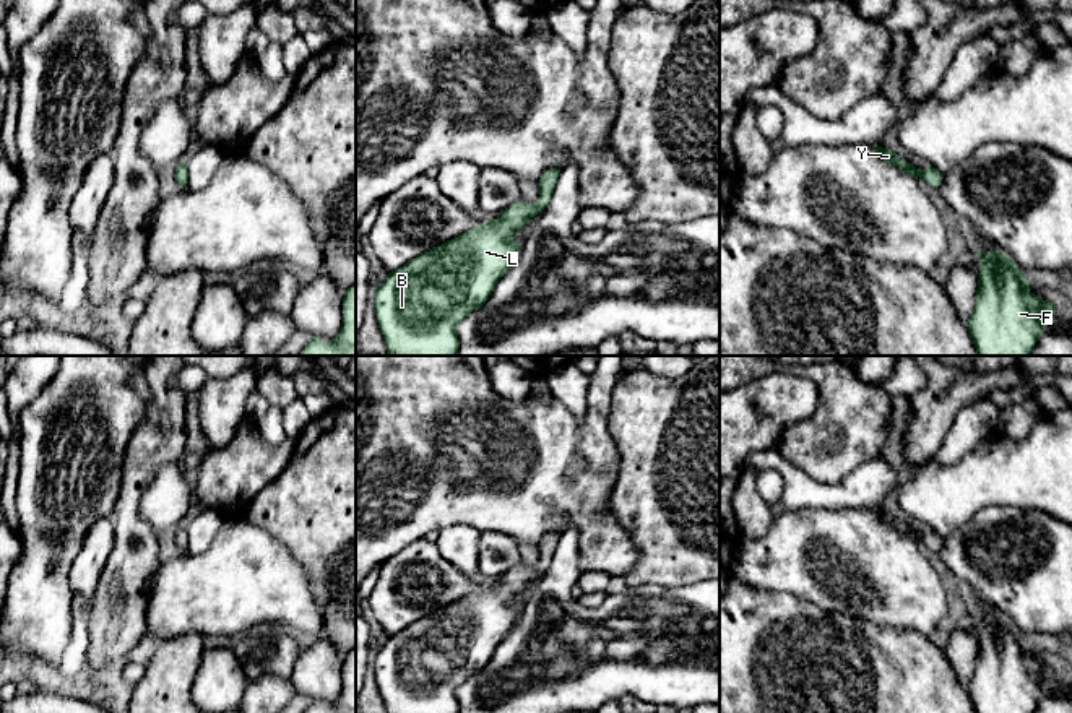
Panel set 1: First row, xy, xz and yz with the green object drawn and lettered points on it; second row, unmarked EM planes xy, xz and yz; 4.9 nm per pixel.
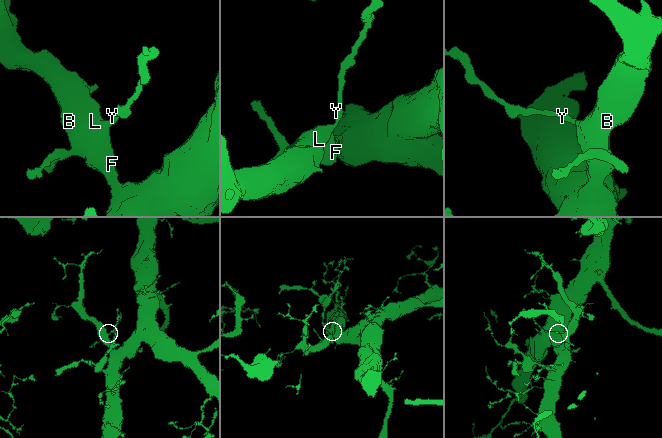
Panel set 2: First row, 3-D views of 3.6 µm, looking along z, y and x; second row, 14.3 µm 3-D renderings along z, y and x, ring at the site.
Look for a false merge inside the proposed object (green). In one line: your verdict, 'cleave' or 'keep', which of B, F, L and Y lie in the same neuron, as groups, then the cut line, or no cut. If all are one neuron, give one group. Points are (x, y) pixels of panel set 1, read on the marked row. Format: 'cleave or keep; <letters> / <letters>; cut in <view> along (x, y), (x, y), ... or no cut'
keep; B F L Y; no cut

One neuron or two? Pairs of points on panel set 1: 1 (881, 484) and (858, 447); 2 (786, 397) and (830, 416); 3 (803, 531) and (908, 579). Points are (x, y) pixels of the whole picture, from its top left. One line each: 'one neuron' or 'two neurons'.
1: two neurons
2: two neurons
3: one neuron

